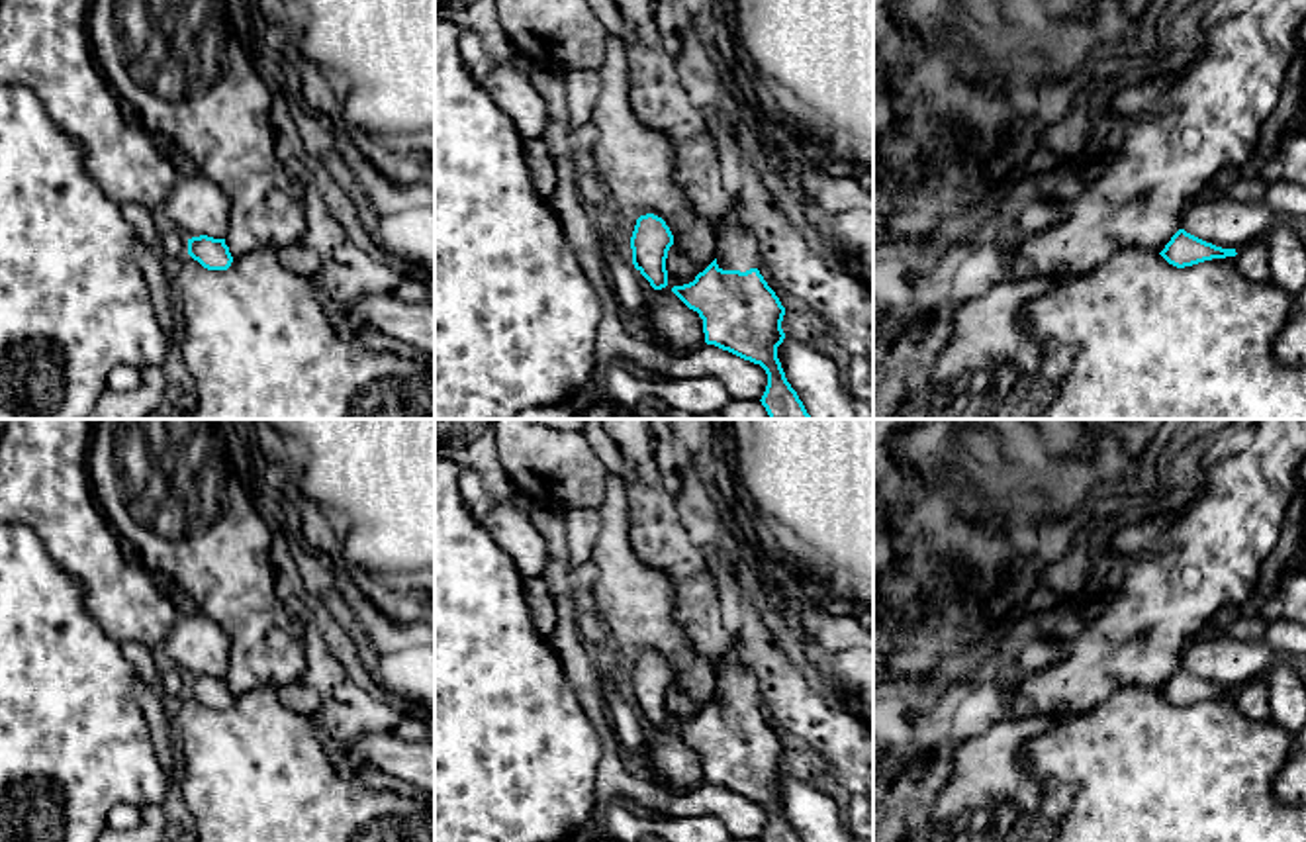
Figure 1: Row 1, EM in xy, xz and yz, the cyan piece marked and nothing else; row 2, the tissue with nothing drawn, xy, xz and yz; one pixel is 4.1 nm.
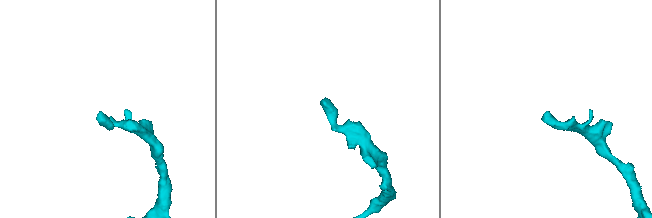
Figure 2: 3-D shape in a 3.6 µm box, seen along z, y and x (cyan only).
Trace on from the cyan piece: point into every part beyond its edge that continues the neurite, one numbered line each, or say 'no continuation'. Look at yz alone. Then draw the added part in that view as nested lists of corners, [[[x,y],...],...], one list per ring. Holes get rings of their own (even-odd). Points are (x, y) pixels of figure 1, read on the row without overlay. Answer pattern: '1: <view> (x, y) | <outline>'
no continuation

